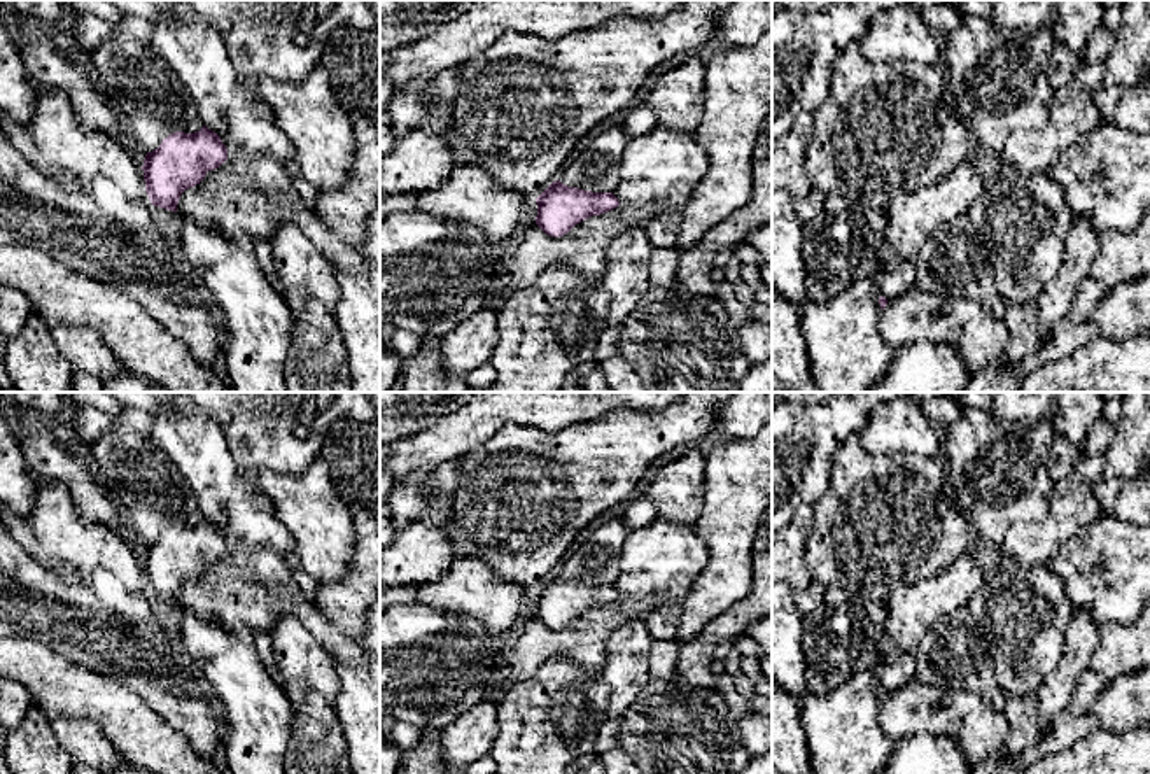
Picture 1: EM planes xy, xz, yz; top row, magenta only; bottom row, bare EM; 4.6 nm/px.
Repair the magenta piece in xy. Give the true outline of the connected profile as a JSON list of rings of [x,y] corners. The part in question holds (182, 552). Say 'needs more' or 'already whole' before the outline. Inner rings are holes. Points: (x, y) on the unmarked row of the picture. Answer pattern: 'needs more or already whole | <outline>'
already whole | [[[203,518],[200,524],[175,524],[145,546],[145,583],[154,599],[177,604],[180,587],[200,576],[210,562],[228,552],[221,529]]]

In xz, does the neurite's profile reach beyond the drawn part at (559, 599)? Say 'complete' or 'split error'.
complete

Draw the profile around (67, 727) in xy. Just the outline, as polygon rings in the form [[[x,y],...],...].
[[[91,718],[53,720],[56,739],[74,765],[89,765],[102,774],[117,769],[126,758]]]

